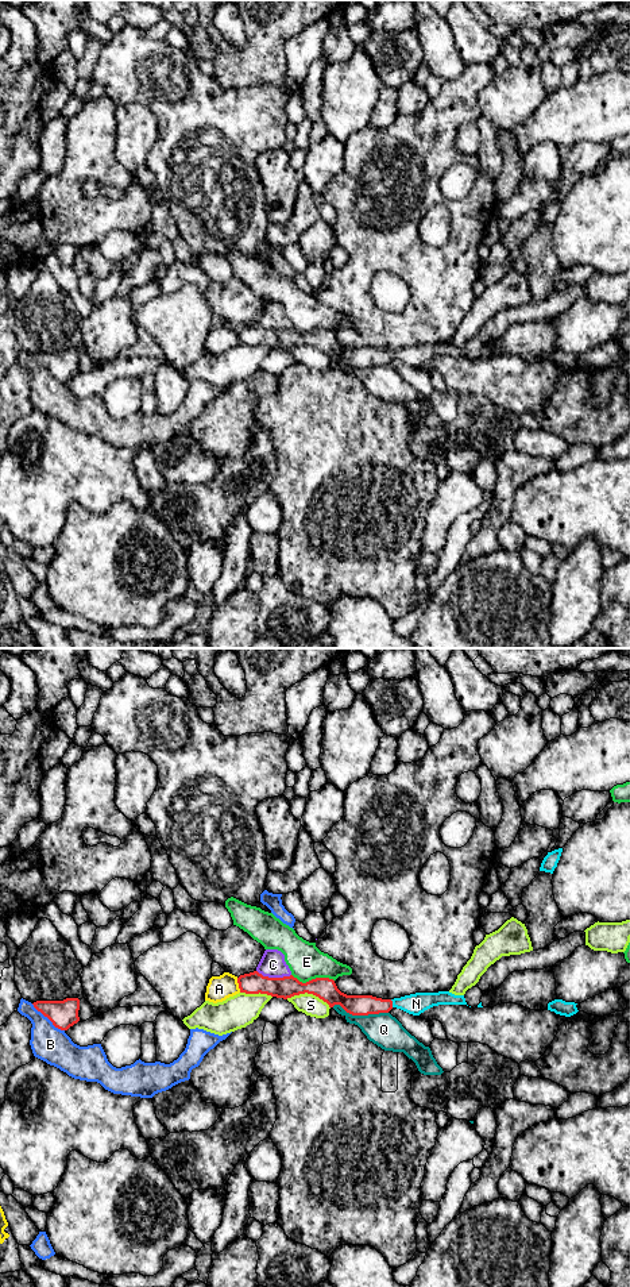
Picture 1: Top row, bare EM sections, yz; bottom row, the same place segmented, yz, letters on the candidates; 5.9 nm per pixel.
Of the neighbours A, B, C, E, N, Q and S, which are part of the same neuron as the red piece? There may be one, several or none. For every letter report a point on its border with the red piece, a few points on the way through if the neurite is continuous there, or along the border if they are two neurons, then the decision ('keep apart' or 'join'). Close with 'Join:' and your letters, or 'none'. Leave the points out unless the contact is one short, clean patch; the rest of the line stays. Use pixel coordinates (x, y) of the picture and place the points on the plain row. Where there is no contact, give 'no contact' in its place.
A: yz (239, 336) | along yz (236, 330), (240, 343) | keep apart
B: yz (47, 369) | keep apart
C: yz (274, 330) | along yz (256, 322), (269, 328), (290, 327) | keep apart
E: yz (313, 331) | keep apart
N: yz (391, 355) | across yz (356, 357), (391, 355), (416, 355) | join
Q: yz (360, 366) | keep apart
S: yz (309, 345) | keep apart
Join: N

